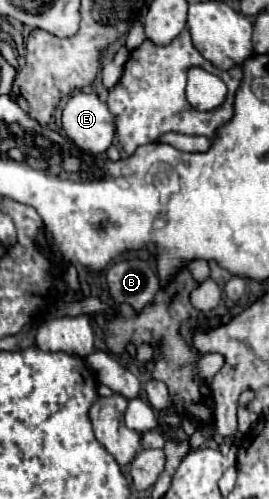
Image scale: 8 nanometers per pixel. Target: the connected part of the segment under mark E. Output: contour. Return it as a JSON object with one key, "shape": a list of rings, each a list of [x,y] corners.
{"shape":[[[77,93],[63,109],[63,129],[79,149],[89,153],[105,153],[115,139],[115,115],[111,115],[107,103],[97,93]]]}

